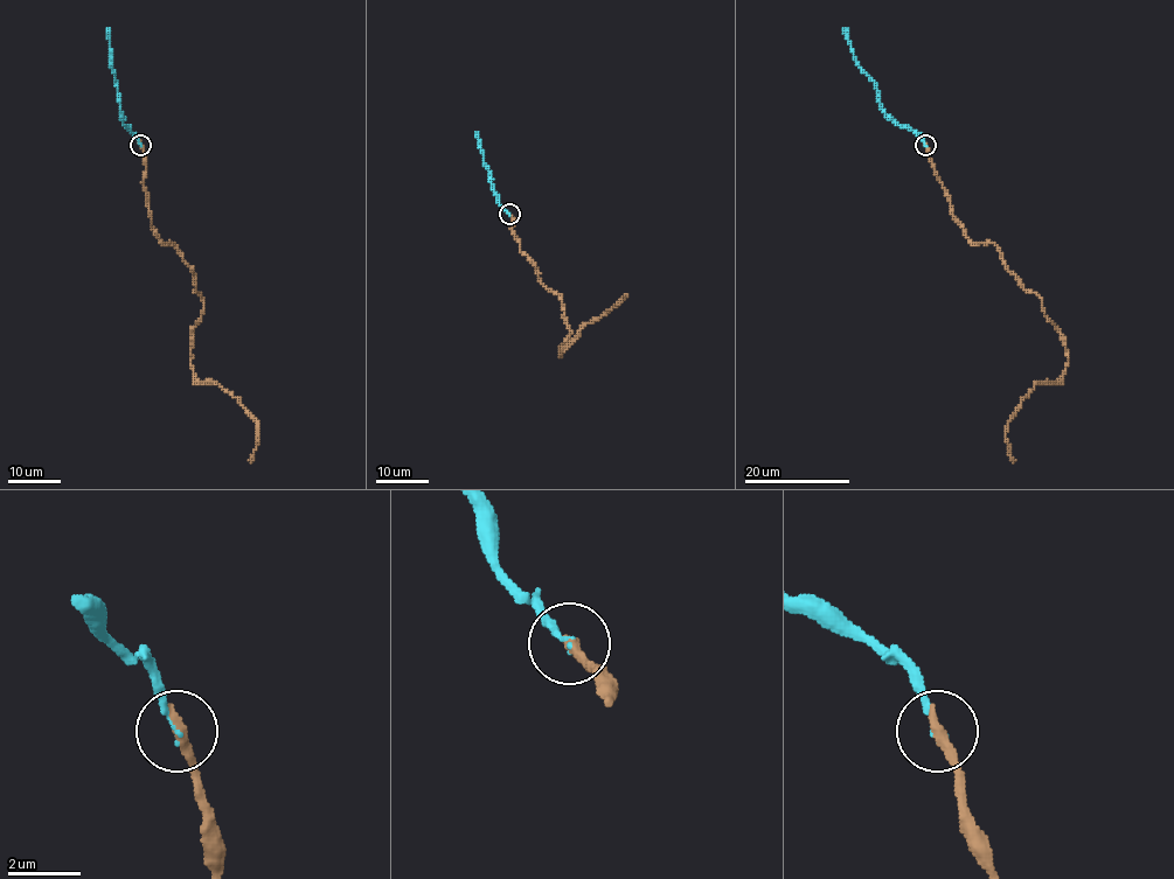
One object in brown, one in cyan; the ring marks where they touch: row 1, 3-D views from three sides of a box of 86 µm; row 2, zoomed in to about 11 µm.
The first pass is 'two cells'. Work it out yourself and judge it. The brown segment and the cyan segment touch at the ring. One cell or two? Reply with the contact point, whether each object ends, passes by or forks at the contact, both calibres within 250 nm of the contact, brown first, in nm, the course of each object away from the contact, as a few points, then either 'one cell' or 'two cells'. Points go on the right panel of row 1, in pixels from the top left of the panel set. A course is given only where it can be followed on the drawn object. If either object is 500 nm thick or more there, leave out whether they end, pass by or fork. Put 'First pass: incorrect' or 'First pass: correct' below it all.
place (925, 145); brown ends; cyan ends; calibres 360 and 130 nm; course brown (924, 145), (963, 232), (998, 249), (1068, 354), (1063, 376), (1039, 382), (1007, 423), (1015, 461); course cyan (924, 145), (923, 139), (912, 130), (897, 124), (881, 107), (875, 82), (858, 64), (843, 27); one cell
First pass: incorrect

